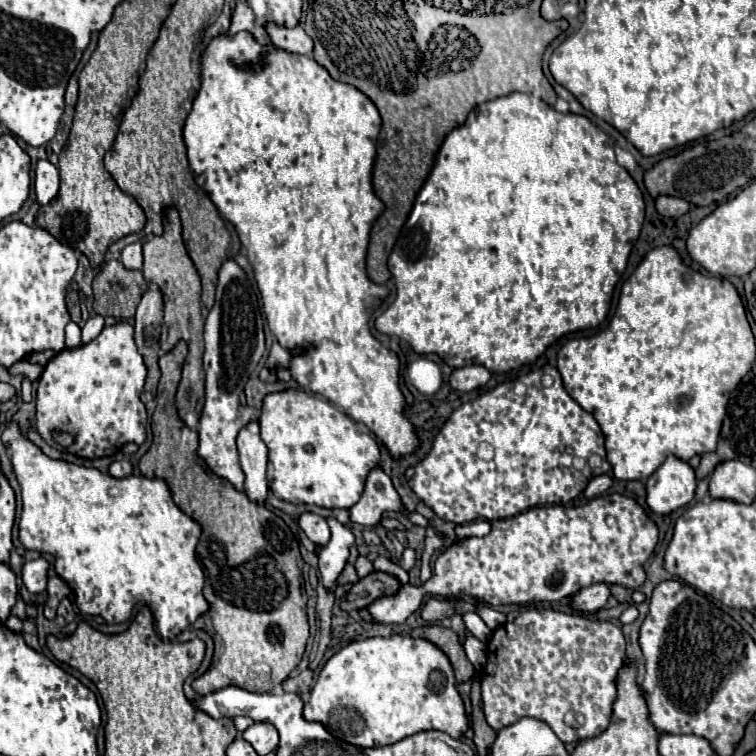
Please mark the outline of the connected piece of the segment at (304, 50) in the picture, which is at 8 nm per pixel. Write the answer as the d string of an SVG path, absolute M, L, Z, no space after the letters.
M266 22L264 30L268 32L270 40L278 48L284 48L284 50L296 52L296 54L306 54L306 56L312 54L312 38L304 32L304 28L300 24L294 28L284 28L274 22Z

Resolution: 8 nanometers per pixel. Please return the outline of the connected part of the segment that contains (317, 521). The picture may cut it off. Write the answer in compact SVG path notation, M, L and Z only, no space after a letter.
M308 512L308 514L302 514L302 516L298 518L298 524L300 524L300 528L306 532L306 536L308 536L314 544L318 544L318 546L328 544L328 540L330 540L330 528L328 528L328 524L326 524L326 518Z

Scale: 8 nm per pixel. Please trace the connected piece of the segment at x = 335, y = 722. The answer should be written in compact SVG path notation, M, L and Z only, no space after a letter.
M400 634L390 638L366 638L360 642L350 642L340 652L336 652L318 674L310 702L304 706L304 718L308 722L320 722L330 734L358 748L388 746L424 730L440 730L452 738L460 738L468 730L464 702L456 690L448 656L444 656L438 646L424 638Z

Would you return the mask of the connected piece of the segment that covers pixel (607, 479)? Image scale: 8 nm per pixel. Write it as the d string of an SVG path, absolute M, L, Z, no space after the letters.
M602 474L592 478L592 482L586 486L584 495L587 499L604 494L612 485L613 479L608 474Z

